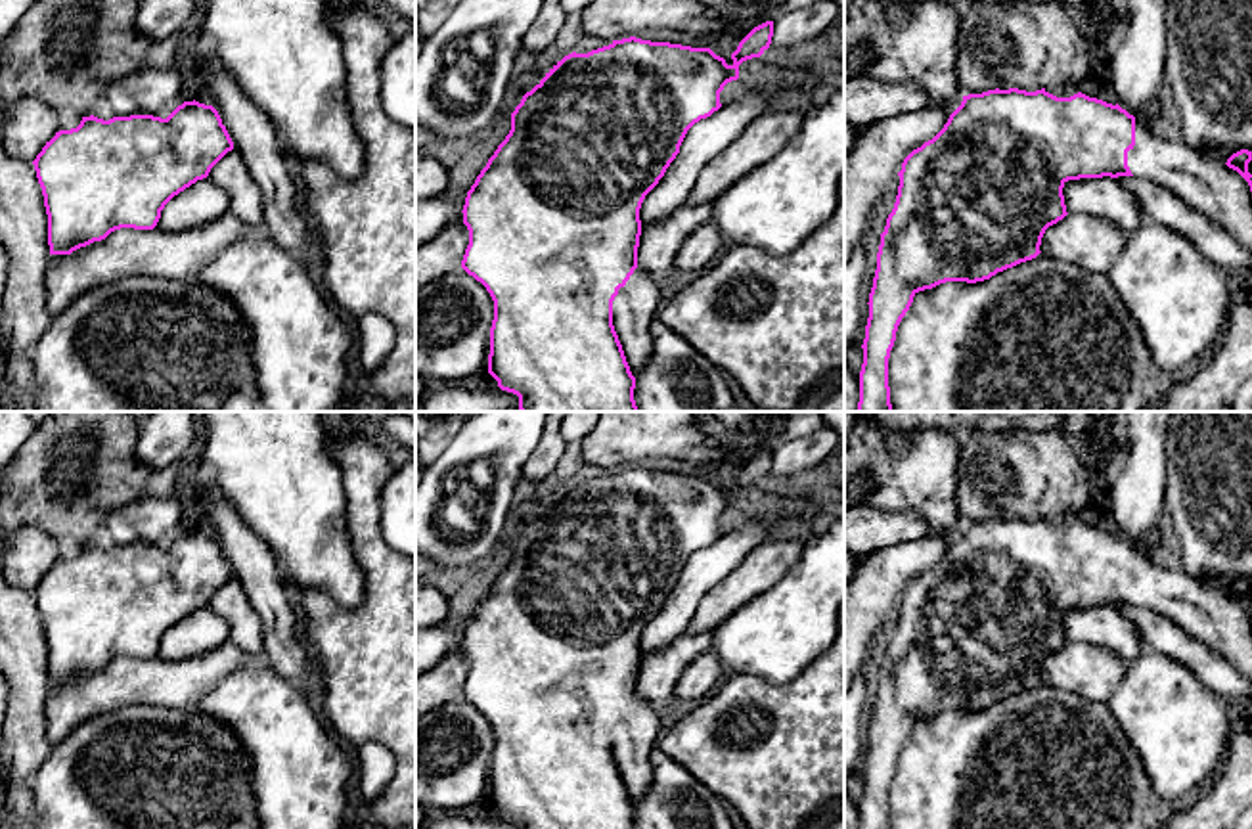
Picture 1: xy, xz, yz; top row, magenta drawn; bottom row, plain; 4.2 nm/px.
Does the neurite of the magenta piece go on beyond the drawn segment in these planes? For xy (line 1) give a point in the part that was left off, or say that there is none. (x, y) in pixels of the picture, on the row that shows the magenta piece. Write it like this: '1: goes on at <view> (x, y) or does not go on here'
1: does not go on here

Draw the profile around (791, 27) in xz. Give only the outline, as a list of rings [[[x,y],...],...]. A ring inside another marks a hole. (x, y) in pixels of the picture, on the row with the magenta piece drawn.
[[[817,0],[806,8],[783,11],[773,19],[770,48],[787,50],[800,42],[835,34],[840,8],[833,0]]]

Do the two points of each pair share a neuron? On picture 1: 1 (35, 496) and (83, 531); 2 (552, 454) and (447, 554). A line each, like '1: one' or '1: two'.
1: one
2: two

